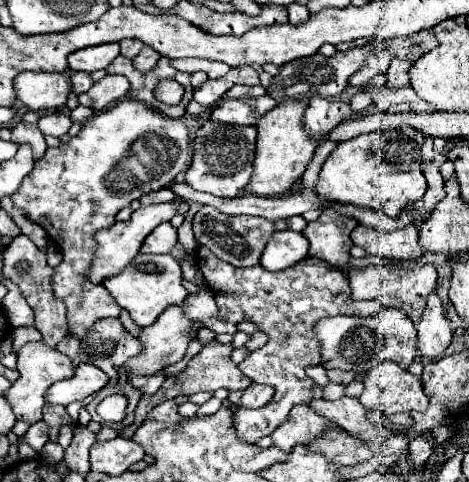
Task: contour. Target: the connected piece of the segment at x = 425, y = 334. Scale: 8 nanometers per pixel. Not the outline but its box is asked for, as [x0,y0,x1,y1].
[415,292,451,358]

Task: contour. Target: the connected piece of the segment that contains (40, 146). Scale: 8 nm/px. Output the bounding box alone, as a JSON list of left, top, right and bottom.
[11,122,47,160]

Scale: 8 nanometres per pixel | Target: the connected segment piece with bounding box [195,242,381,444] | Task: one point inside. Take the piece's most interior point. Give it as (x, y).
(285, 305)

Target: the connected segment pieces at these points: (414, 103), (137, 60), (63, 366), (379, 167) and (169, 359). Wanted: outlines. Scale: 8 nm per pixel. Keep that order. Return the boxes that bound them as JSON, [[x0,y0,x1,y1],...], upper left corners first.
[[361,84,433,112],[133,46,159,72],[5,342,73,424],[315,130,427,218],[125,306,195,376]]

